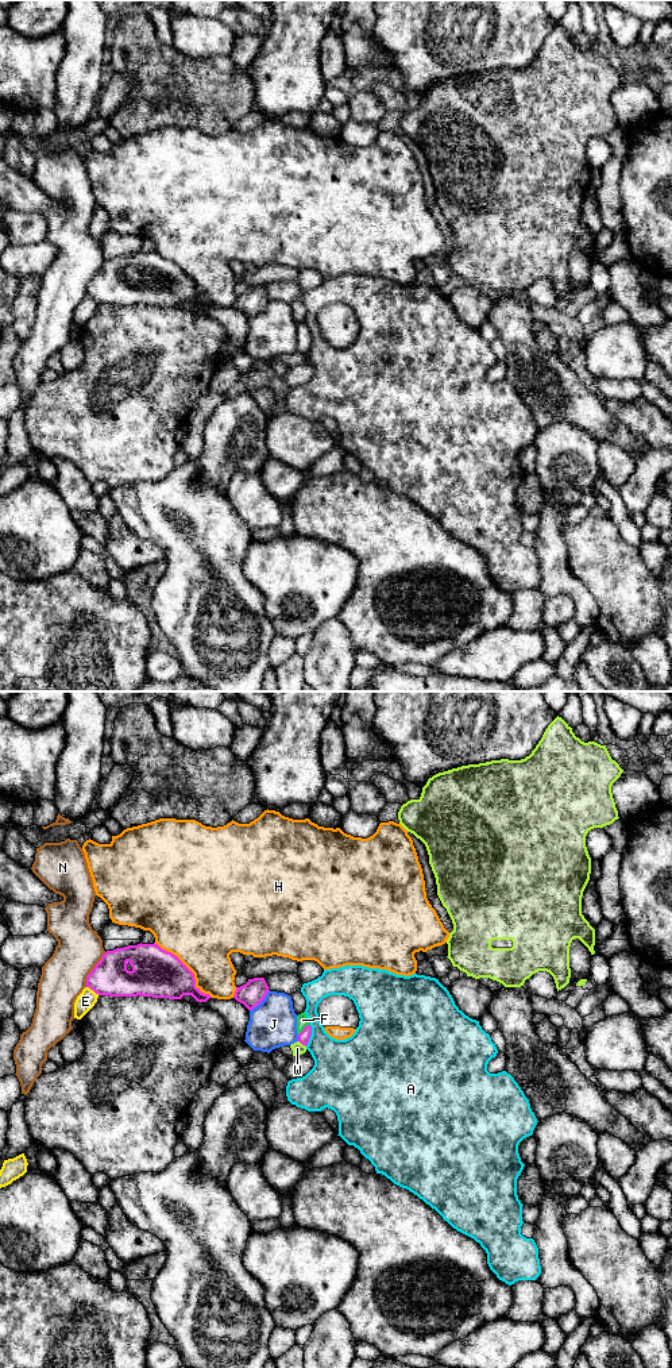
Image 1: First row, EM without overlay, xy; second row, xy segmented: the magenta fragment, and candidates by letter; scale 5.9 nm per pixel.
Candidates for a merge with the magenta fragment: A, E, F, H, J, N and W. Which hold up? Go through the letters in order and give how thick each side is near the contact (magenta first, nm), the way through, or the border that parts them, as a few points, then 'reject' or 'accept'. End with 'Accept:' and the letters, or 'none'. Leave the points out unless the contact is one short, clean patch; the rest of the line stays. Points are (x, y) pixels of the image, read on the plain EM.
A: 70 nm thick on the magenta side, 300 nm on the other; border along xy (311, 334), (311, 346), (305, 354); reject
E: 220 nm thick on the magenta side, 110 nm on the other; reject
F: 70 nm thick on the magenta side, 70 nm on the other; accept
H: 280 nm thick on the magenta side, 440 nm on the other; reject
J: 150 nm thick on the magenta side, 280 nm on the other; reject
N: 220 nm thick on the magenta side, 280 nm on the other; border along xy (105, 261), (88, 284), (85, 295); reject
W: 70 nm thick on the magenta side, 70 nm on the other; reject
Accept: F

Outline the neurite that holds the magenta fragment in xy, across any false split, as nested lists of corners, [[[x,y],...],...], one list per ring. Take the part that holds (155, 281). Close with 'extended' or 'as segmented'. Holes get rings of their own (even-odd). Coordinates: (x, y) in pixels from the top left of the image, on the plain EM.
[[[138,253],[107,259],[86,286],[86,296],[99,304],[109,305],[152,305],[181,308],[192,304],[197,311],[212,307],[196,296],[194,282],[173,263],[158,253]]] | as segmented

